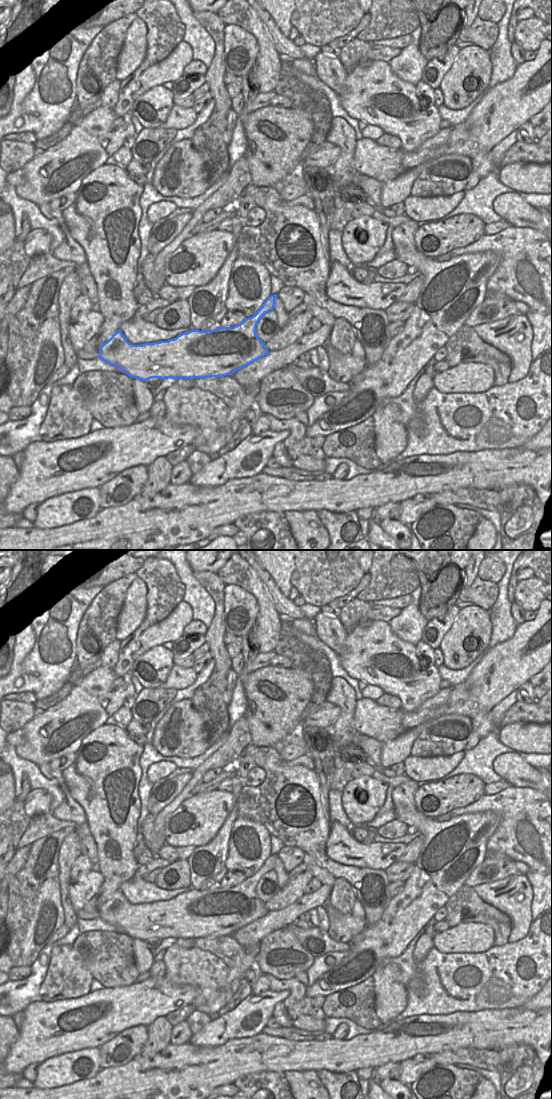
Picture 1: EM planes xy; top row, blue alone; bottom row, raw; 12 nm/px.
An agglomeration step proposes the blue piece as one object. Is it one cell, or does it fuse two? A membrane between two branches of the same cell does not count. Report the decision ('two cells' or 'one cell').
one cell

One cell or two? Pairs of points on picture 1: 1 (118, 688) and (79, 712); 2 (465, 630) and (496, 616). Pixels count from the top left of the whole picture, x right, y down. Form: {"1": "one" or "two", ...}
{"1": "one", "2": "two"}

